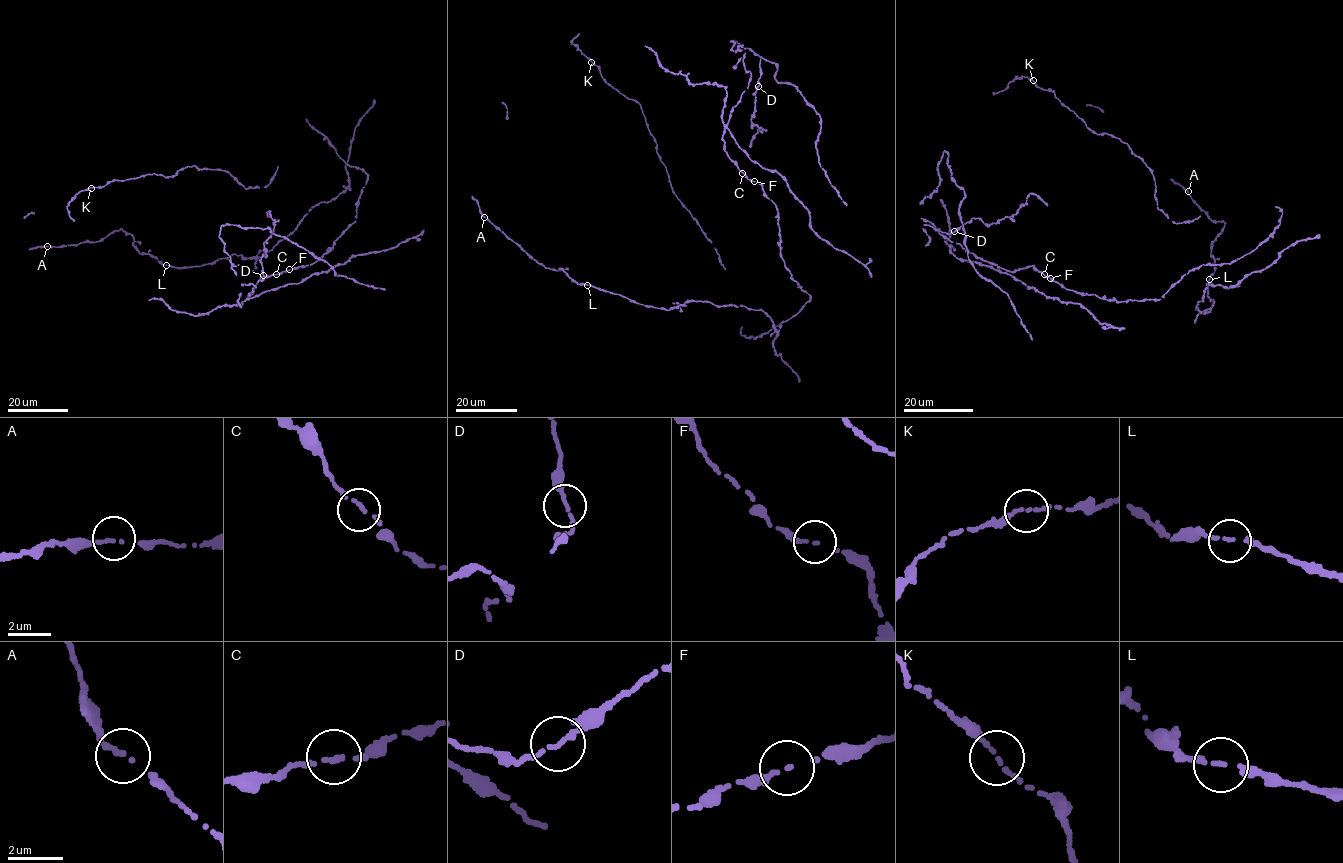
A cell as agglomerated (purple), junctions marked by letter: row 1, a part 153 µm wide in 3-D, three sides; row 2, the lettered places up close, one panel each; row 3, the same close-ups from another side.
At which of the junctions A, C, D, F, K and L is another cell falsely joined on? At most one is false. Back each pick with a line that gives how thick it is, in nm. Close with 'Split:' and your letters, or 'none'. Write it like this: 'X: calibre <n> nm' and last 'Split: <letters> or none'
Split: none

